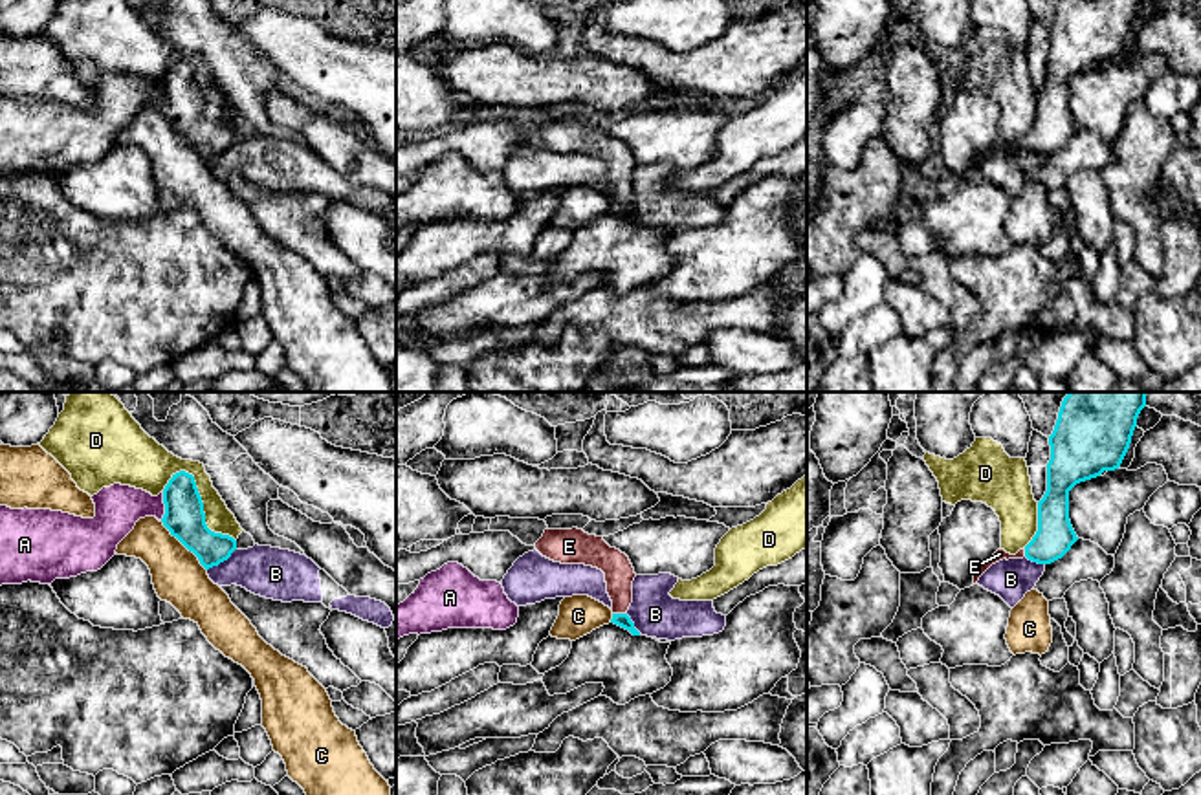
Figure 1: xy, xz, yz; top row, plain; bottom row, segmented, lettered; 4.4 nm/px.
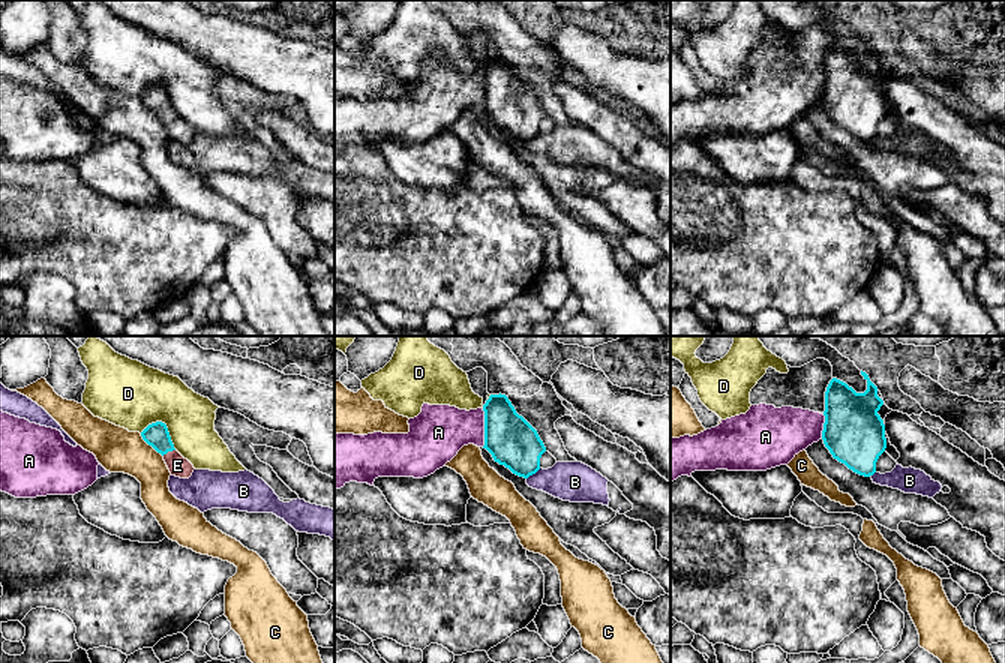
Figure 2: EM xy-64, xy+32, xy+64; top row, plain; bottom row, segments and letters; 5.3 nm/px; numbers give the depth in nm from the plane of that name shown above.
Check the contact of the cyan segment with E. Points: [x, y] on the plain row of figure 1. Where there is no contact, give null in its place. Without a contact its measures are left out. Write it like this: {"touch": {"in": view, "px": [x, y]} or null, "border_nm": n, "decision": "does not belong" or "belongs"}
{"touch": {"in": "xz", "px": [620, 204]}, "border_nm": 60, "decision": "belongs"}

